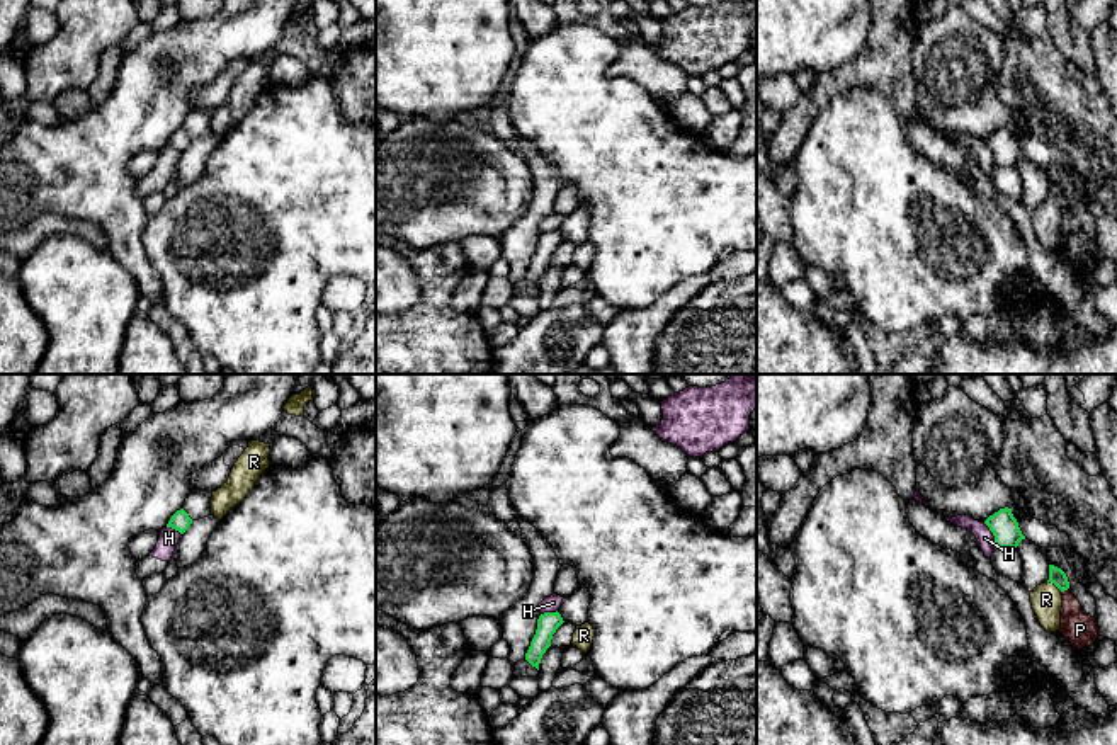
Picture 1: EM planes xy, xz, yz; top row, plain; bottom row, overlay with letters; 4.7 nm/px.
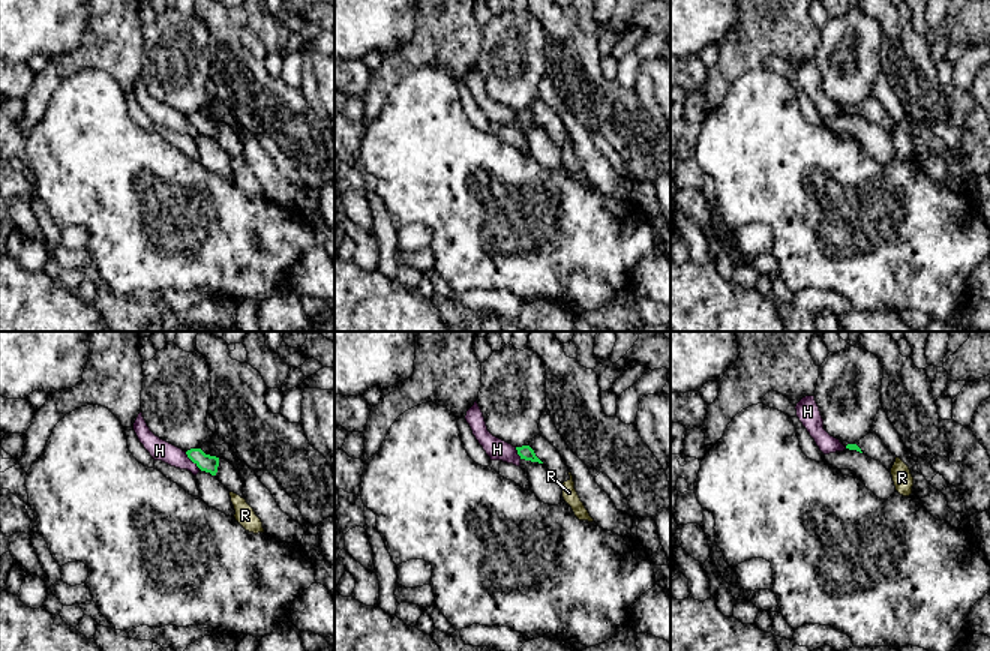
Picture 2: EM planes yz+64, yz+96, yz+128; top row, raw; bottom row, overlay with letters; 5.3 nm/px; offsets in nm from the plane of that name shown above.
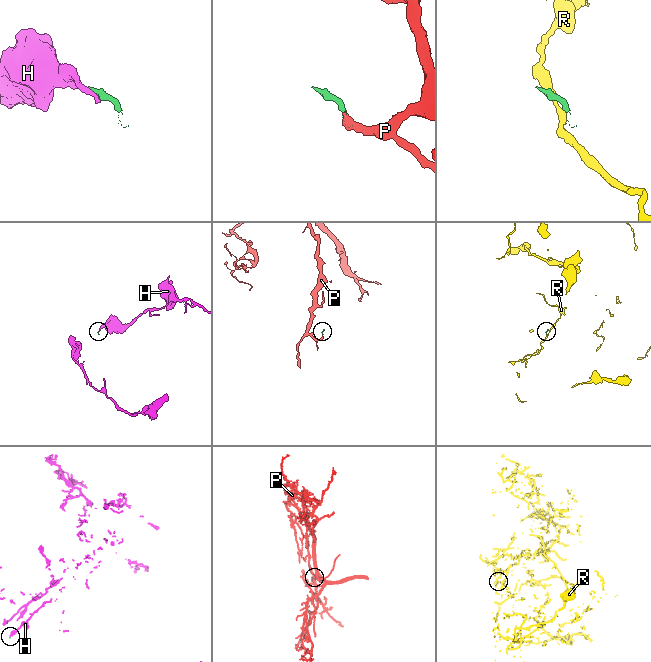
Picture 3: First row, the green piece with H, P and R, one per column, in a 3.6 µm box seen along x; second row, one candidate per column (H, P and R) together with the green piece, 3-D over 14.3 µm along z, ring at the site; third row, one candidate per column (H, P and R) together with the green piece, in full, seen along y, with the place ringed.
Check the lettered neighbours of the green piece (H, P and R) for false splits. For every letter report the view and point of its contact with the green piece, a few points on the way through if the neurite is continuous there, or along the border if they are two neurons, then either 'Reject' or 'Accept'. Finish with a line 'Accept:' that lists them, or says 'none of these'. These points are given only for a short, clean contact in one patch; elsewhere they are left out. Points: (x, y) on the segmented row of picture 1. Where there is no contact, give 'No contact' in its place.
H: Touches green at yz (993, 534). Boundary: yz (983, 523), (997, 545). Reject
P: Touches green at yz (1063, 591). Path across: yz (1056, 575), (1063, 591), (1080, 630). Accept
R: Touches green at yz (1054, 584). Boundary: yz (1048, 580), (1061, 591). Reject
Accept: P

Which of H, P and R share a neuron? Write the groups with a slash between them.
H / P / R

